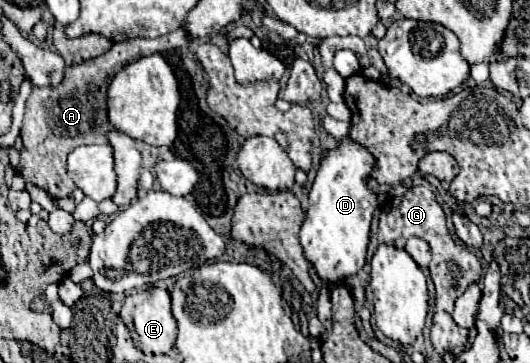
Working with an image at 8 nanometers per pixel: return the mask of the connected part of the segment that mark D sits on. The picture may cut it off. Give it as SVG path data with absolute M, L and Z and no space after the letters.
M346 136L340 140L336 150L324 154L316 180L310 188L310 208L300 228L300 244L304 248L304 258L328 284L344 282L366 264L370 220L378 208L378 198L366 184L372 168L374 158L368 150Z

